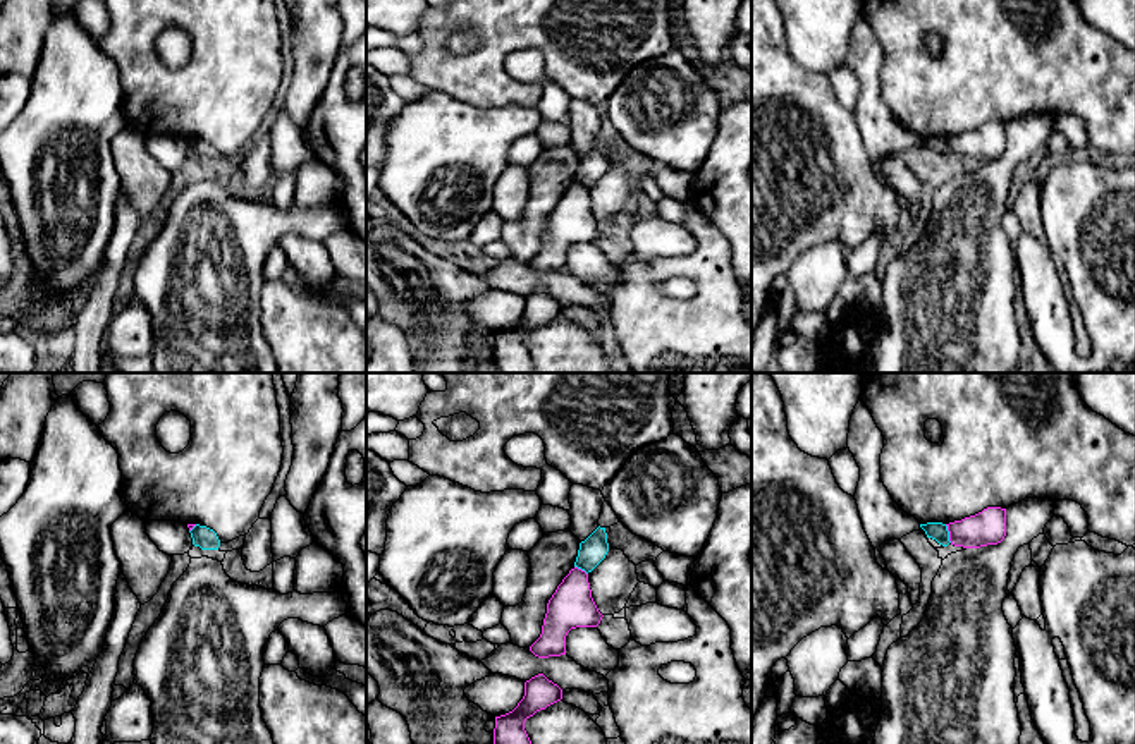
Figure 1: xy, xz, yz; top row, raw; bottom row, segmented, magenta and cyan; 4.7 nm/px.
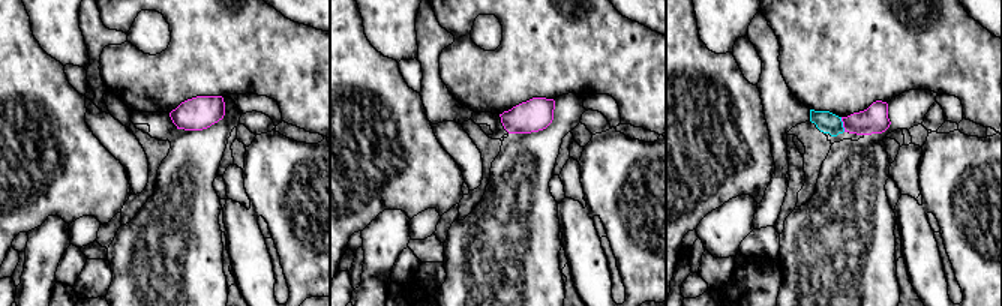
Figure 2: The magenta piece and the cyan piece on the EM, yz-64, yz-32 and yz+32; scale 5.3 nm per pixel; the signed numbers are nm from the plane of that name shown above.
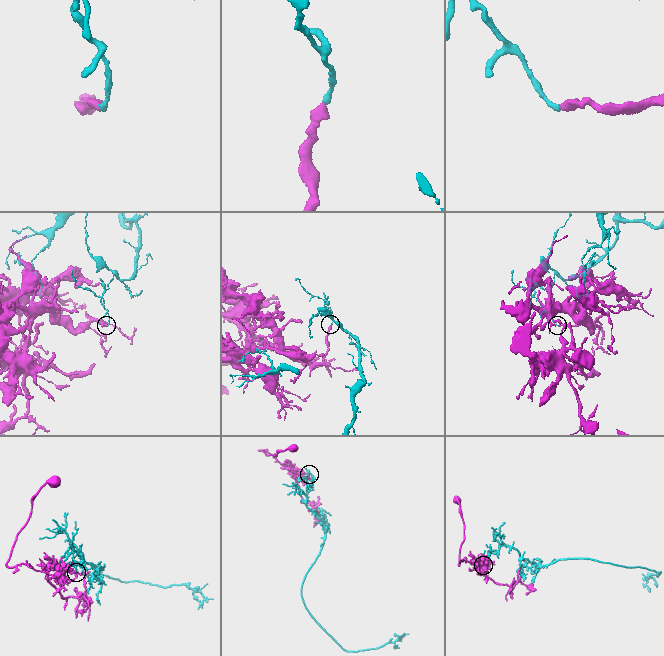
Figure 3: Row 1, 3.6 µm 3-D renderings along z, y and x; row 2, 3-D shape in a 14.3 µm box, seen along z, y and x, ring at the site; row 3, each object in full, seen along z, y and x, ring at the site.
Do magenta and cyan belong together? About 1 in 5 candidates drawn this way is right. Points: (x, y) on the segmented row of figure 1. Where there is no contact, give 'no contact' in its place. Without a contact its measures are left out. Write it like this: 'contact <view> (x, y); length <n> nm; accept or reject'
contact yz (950, 533); length 90 nm; reject

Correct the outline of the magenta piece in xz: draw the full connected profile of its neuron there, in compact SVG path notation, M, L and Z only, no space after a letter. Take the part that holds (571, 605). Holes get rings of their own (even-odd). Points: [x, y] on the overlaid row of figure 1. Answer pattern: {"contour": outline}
{"contour": "M574 567L549 600L542 634L530 651L538 658L566 655L568 632L576 627L597 627L602 617L592 598L588 574Z"}

